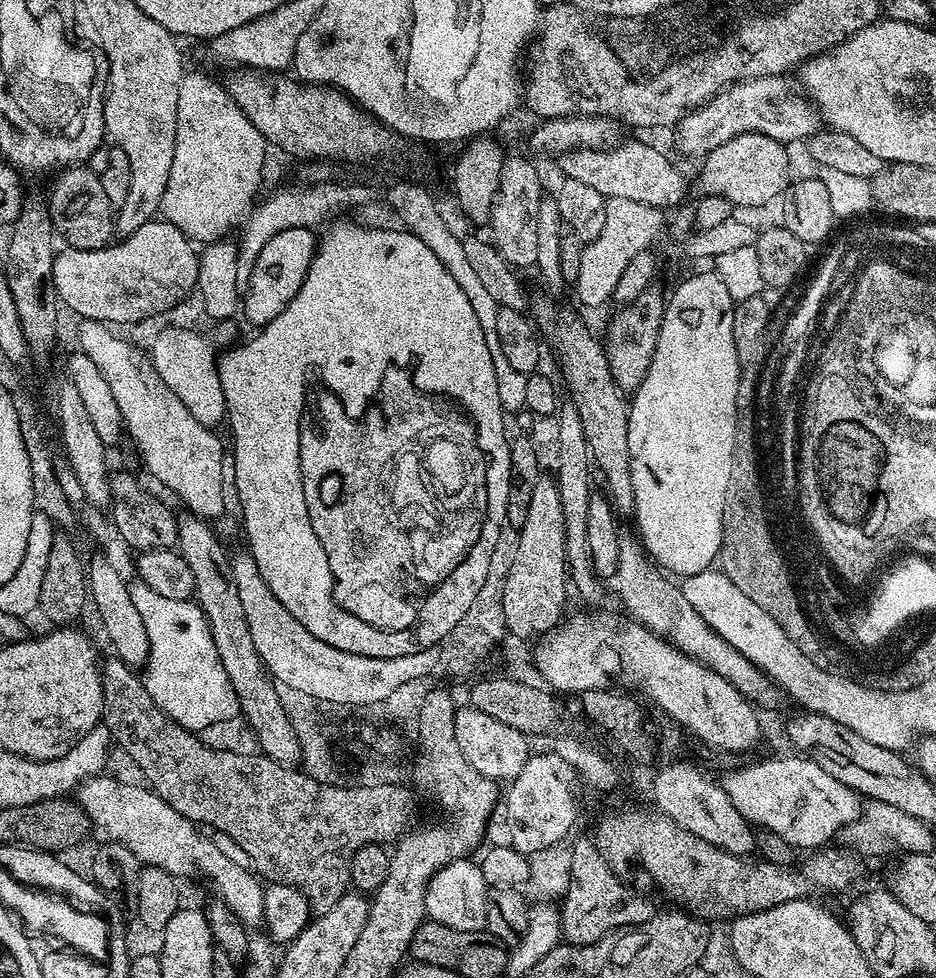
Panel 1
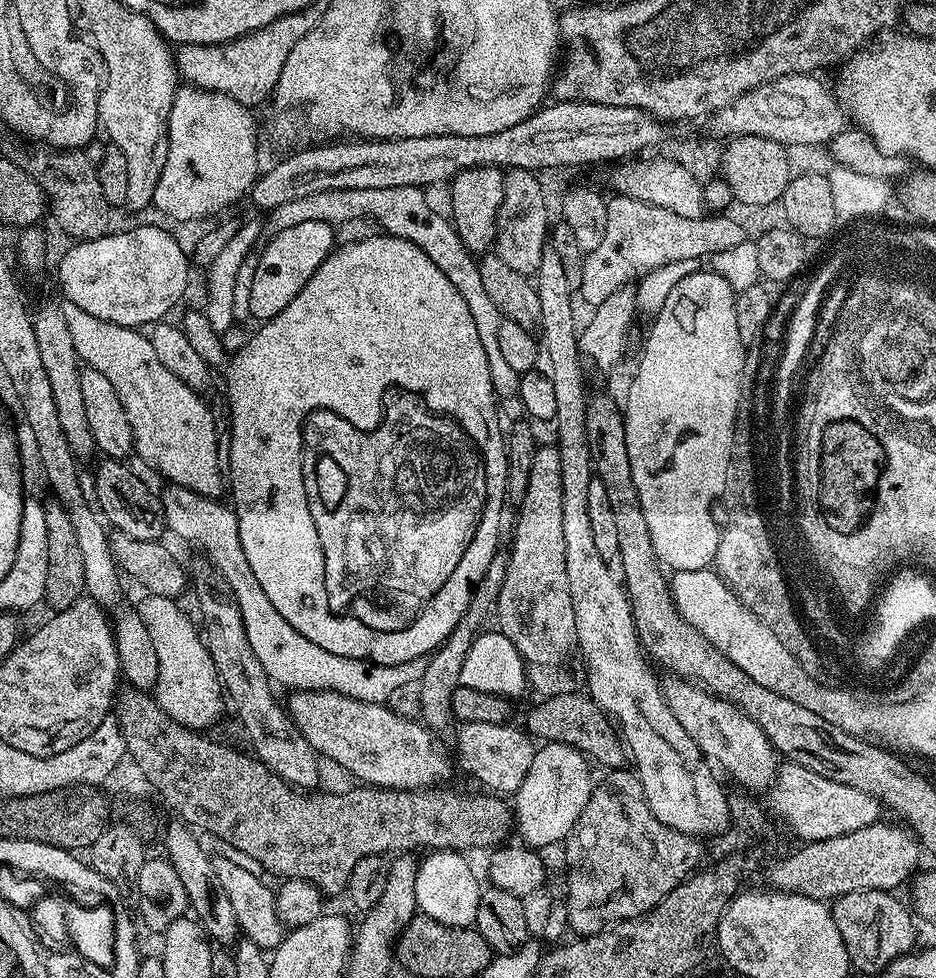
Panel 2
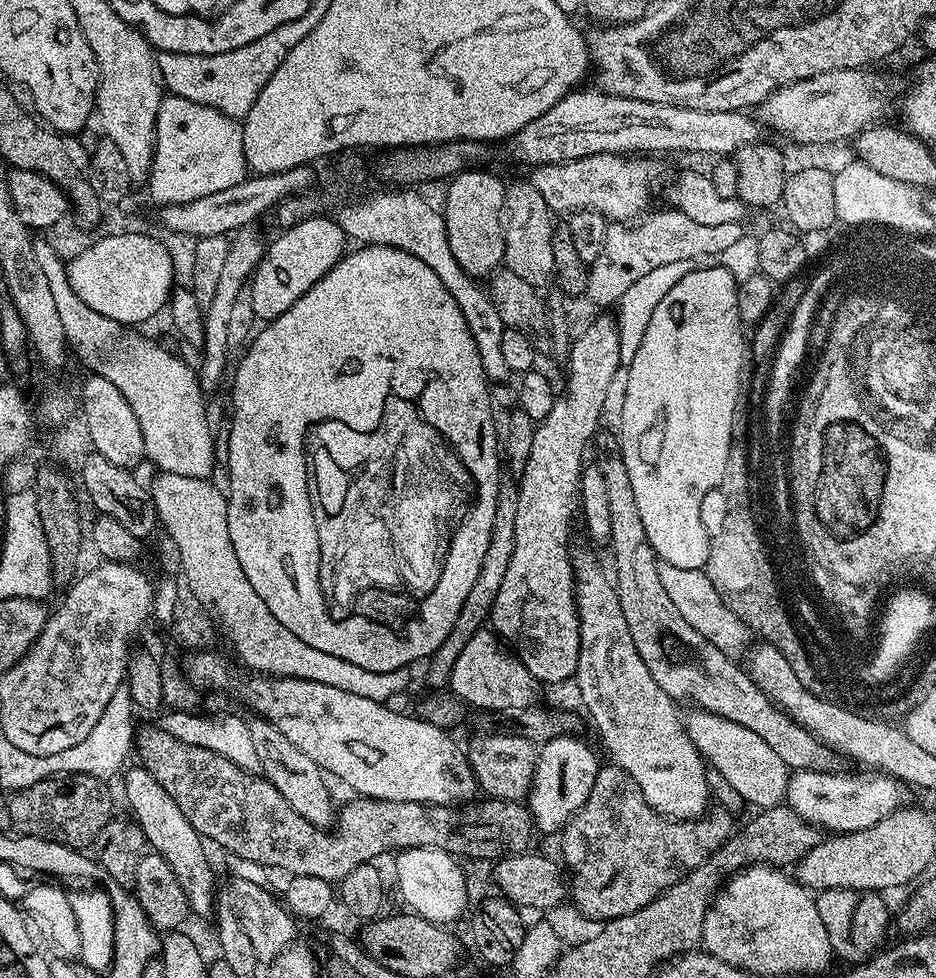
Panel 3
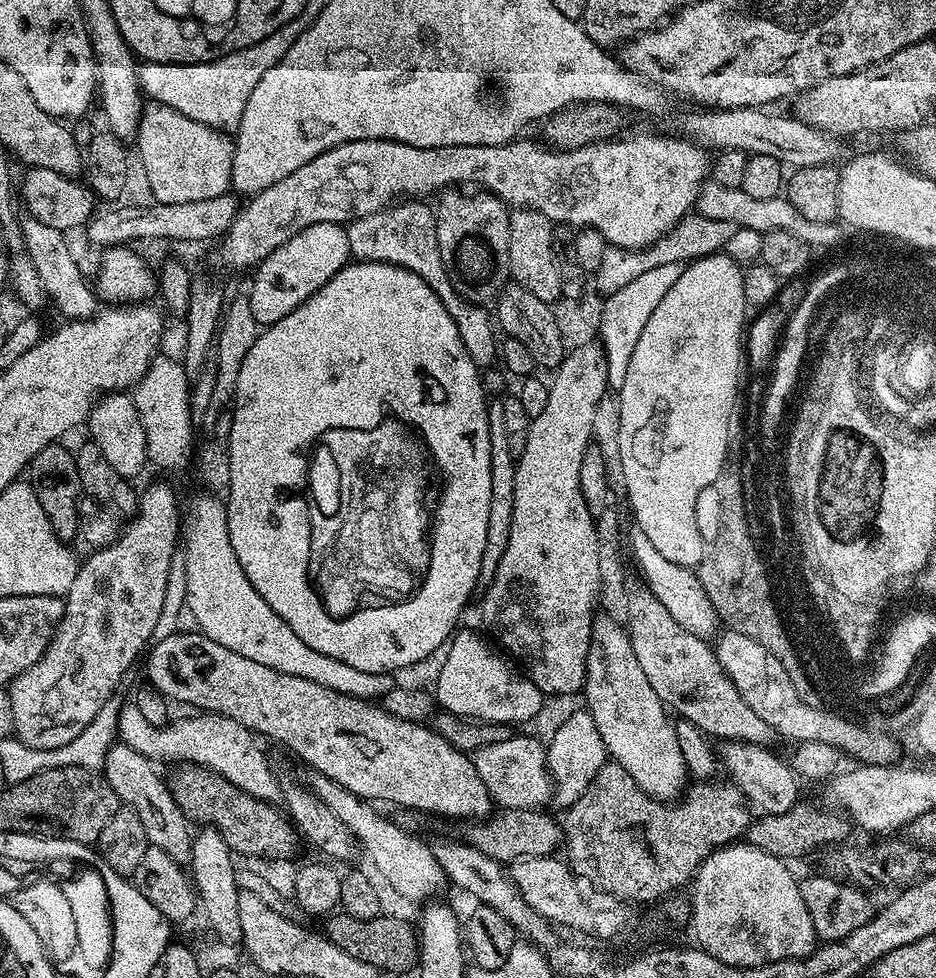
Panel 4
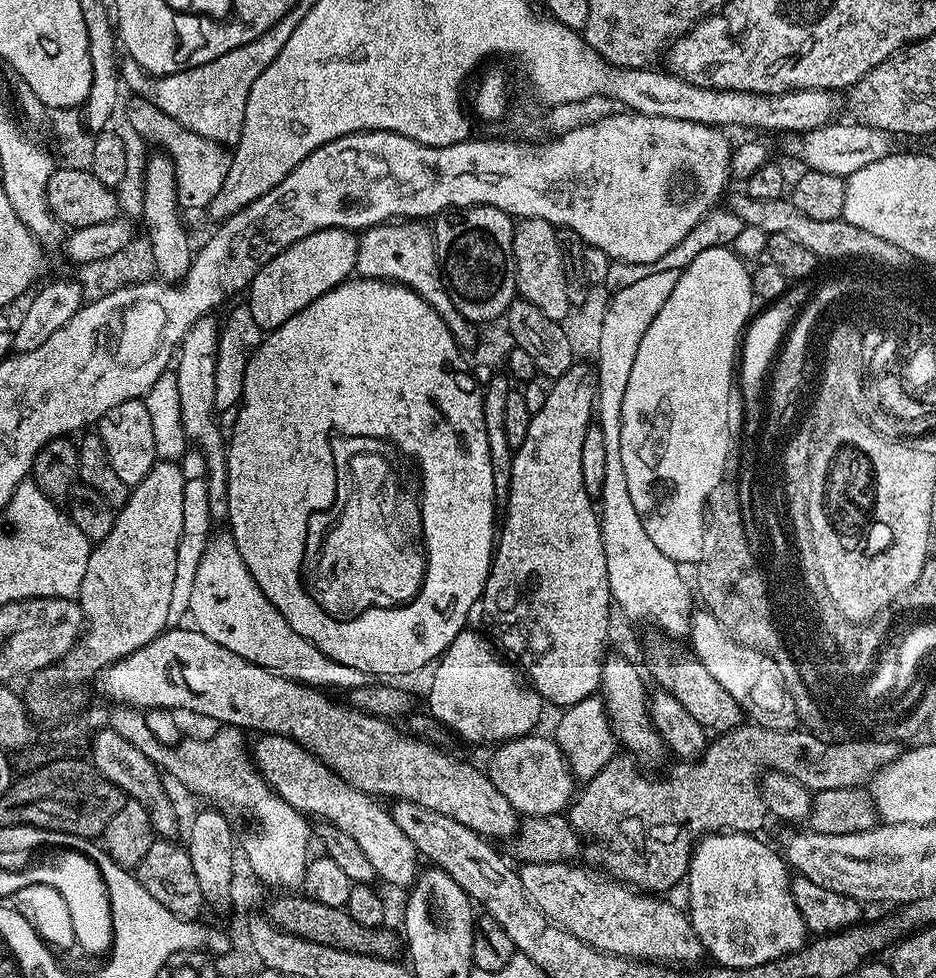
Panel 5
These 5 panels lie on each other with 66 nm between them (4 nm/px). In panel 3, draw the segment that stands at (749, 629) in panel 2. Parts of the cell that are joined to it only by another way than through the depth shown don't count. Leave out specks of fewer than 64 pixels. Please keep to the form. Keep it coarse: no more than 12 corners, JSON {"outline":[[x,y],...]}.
{"outline":[[661,563],[666,593],[686,622],[727,654],[750,630],[699,568]]}

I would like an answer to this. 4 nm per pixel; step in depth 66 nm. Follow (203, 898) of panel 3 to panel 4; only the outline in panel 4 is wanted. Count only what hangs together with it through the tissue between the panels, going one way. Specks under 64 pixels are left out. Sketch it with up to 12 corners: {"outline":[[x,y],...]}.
{"outline":[[116,742],[102,775],[151,847],[187,865],[194,828],[157,765]]}

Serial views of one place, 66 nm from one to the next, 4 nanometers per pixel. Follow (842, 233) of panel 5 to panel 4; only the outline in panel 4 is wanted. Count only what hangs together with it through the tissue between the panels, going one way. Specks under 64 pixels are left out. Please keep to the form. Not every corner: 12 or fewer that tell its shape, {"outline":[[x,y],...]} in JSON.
{"outline":[[705,180],[695,211],[760,233],[786,230],[813,249],[839,223],[810,222],[783,195],[750,198]]}

